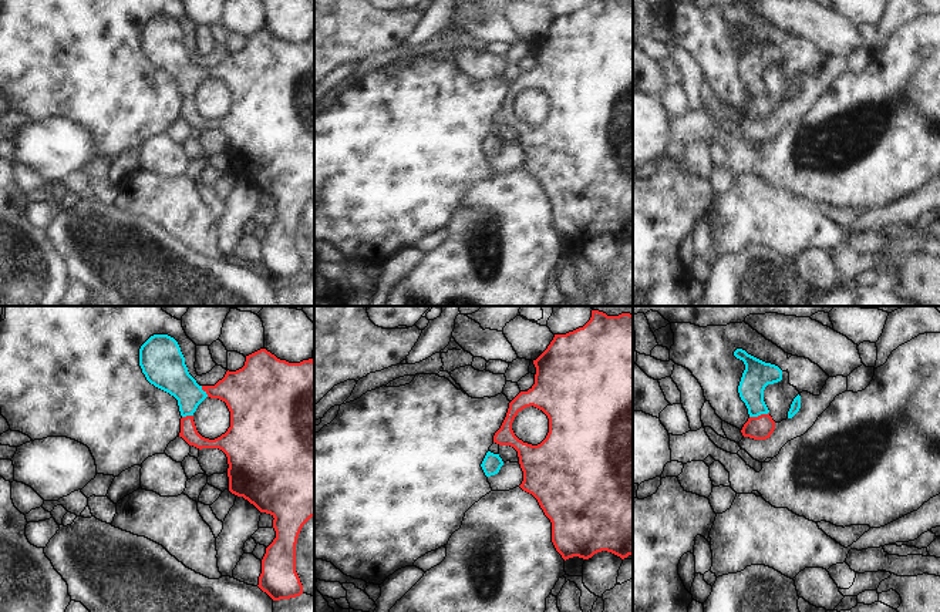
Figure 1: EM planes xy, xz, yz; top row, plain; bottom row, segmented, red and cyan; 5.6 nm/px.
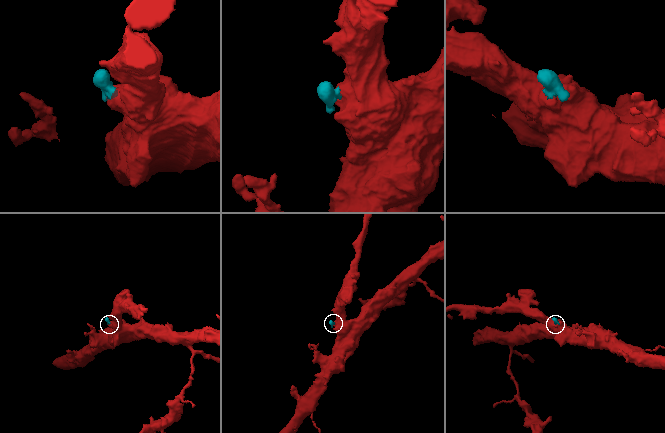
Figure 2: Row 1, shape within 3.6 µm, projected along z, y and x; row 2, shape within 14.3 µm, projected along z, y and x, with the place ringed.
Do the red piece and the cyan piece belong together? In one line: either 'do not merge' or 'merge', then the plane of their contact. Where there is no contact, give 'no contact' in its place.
merge | yz

